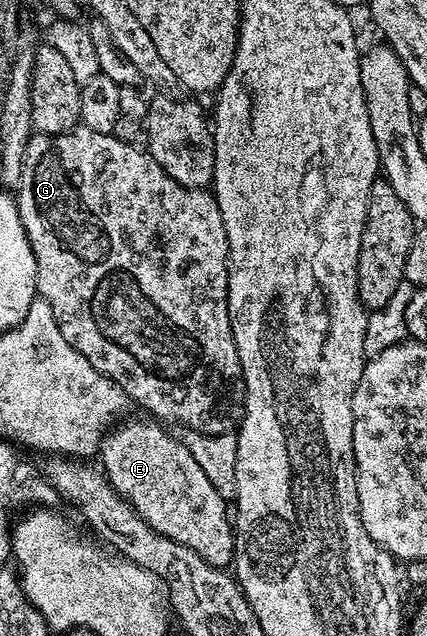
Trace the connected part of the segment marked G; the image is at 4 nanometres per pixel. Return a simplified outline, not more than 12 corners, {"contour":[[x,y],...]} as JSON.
{"contour":[[32,135],[38,295],[128,401],[203,436],[247,391],[214,195]]}

